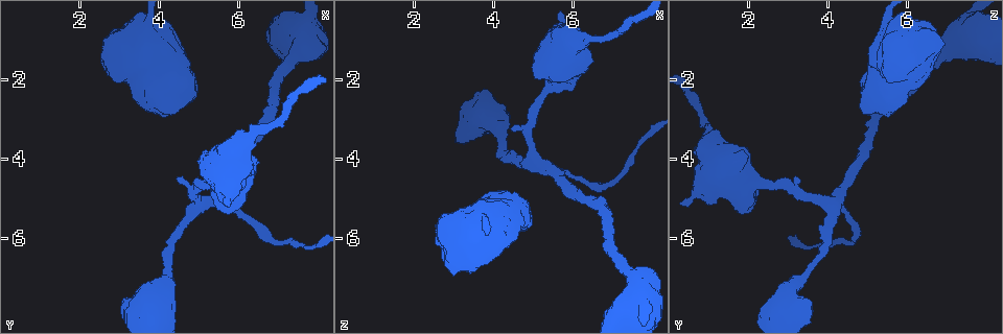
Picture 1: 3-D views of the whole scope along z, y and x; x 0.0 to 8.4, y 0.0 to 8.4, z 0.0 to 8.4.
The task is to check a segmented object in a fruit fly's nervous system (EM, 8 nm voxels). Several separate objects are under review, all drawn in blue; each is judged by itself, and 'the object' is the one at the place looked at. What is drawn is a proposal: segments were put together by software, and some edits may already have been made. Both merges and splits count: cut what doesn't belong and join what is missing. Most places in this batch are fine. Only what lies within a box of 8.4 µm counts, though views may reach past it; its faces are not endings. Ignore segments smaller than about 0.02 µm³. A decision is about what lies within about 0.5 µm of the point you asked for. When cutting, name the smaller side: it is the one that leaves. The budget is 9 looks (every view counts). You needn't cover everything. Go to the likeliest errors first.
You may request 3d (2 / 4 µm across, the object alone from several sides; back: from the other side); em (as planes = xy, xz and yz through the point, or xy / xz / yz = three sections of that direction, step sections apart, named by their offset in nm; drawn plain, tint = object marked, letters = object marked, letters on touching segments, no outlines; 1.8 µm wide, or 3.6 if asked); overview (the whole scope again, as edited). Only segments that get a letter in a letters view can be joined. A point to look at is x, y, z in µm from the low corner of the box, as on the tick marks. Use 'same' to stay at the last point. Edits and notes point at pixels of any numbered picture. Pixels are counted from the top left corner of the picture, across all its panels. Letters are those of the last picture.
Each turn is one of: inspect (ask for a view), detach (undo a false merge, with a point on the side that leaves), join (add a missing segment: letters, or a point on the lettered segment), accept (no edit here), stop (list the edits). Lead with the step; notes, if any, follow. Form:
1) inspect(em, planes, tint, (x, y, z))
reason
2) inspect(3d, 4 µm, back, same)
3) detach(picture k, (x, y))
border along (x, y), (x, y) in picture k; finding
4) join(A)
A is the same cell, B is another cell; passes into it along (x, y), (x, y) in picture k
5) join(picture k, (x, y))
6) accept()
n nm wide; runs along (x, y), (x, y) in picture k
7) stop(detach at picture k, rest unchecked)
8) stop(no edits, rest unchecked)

inspect(em, 3.6 µm, planes, plain, (3.75, 0.55, 5.65))
sharp bend

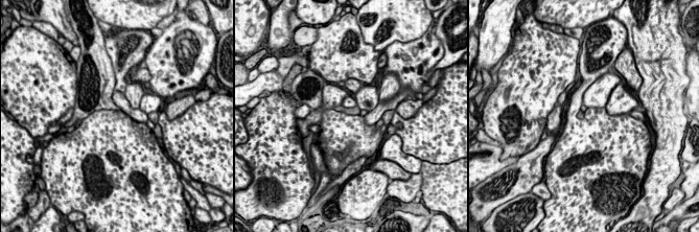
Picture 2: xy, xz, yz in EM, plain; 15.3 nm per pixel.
inspect(em, 3.6 µm, planes, letters, same)

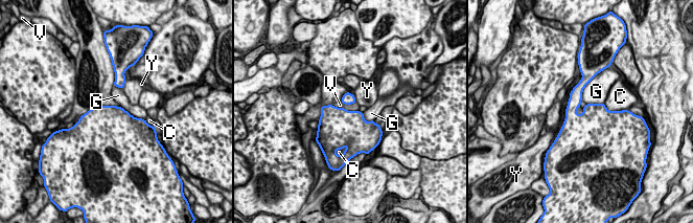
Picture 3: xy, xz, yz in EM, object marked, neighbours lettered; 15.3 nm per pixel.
accept()
C, G, V and Y are other cells; border along (331, 105), (338, 108), (357, 111) in picture 3; continuous, no second neuron

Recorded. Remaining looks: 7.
inspect(em, 3.6 µm, planes, letters, (4.35, 2.85, 4.85))
stops while still wide

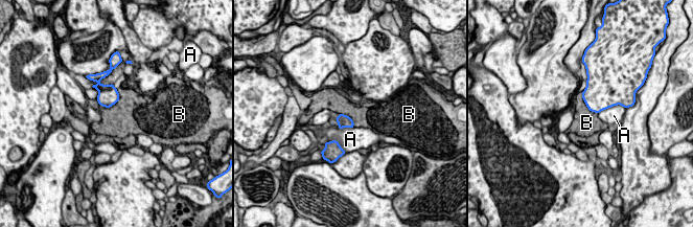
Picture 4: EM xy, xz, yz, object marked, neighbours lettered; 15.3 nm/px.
accept()
A and B are other cells; no lettered segment goes on from it

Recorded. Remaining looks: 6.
inspect(3d, 4 µm, (4.45, 4.45, 3.20))
free end

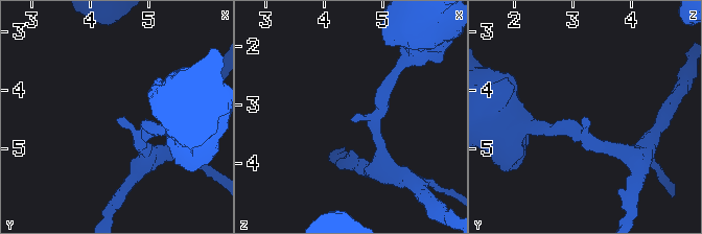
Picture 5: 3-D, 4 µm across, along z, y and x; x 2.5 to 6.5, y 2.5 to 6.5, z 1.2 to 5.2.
inspect(em, xy, step 16, letters, (4.40, 4.50, 3.20))
shape alone is not enough

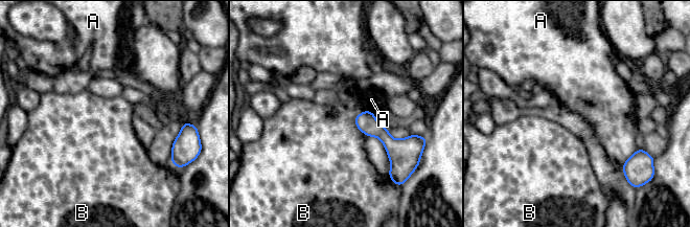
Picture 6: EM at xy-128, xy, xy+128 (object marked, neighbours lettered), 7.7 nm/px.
accept()
160 nm wide; A and B are other cells; none of them fits

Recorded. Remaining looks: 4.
inspect(3d, 4 µm, (7.50, 1.35, 6.90))
calibre changes

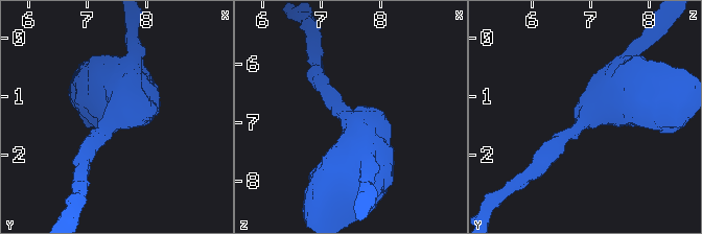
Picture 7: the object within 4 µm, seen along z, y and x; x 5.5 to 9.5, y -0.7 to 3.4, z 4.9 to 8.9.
inspect(em, 3.6 µm, planes, letters, (7.55, 1.30, 6.90))
shape alone is not enough

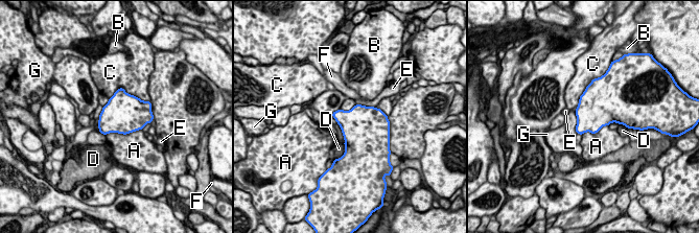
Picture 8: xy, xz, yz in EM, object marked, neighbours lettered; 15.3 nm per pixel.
accept()
C touches over 650 nm; A, B, C, D, E, F and G are other cells; border along (109, 97), (122, 88), (148, 101) in picture 8; one neuron here

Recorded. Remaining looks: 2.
stop(no edits, rest unchecked)

